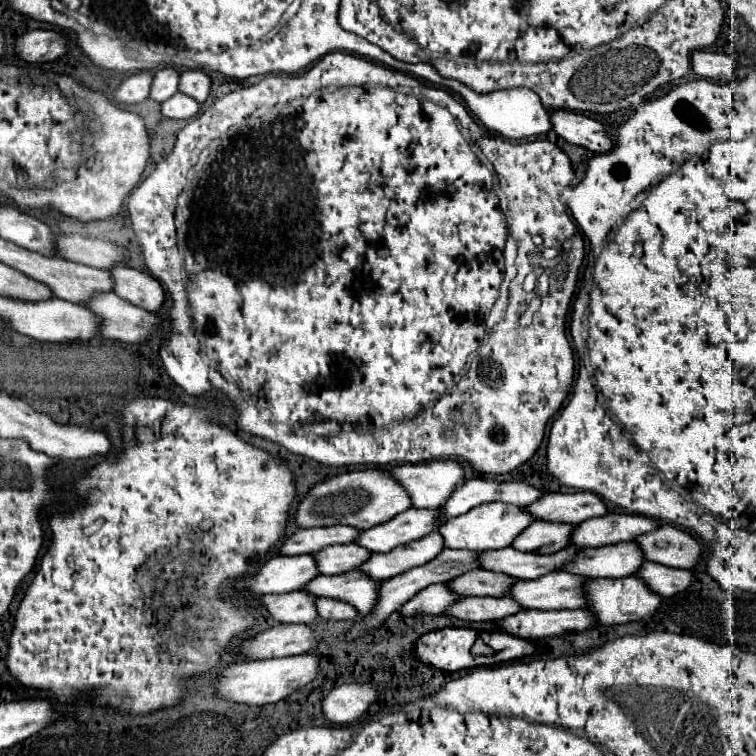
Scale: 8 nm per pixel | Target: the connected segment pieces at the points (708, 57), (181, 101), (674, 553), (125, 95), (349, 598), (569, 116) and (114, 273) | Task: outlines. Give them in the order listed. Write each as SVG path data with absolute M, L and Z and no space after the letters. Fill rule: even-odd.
M695 51L691 55L691 67L697 77L711 79L711 81L727 81L735 77L733 59L727 53Z
M175 93L171 99L161 103L161 113L167 119L189 119L199 113L199 105L197 105L197 101L189 99L187 95Z
M661 525L635 539L643 559L675 569L691 569L701 557L701 543L673 525Z
M135 73L129 75L115 91L113 91L113 101L119 105L135 105L141 103L149 97L149 87L153 81L153 73Z
M347 571L333 577L317 575L301 591L313 597L345 601L357 607L361 613L369 611L369 607L373 607L373 599L377 599L377 583L373 583L373 579L361 577L361 571Z
M563 109L553 111L551 125L559 137L563 137L565 141L569 141L573 145L585 147L589 151L603 153L613 147L609 135L605 133L605 127L599 121L589 119L581 113L571 113L571 111L563 111Z
M113 265L107 271L111 273L113 293L117 297L121 297L141 309L147 309L147 311L161 309L161 305L165 301L165 293L163 293L161 285L157 283L157 279L153 279L149 273L131 269L127 265Z

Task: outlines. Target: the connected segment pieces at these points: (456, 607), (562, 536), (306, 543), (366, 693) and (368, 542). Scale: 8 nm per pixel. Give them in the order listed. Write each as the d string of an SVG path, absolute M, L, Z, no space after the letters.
M469 597L455 601L443 615L461 621L499 621L513 615L517 609L521 611L509 597Z
M533 521L525 531L521 531L521 535L517 535L517 539L513 539L511 547L517 551L551 555L569 545L569 531L573 531L573 527L567 523Z
M335 525L335 527L317 527L317 529L299 529L291 537L285 539L285 543L279 547L277 555L309 555L315 551L321 551L329 545L337 543L349 543L349 541L337 541L343 537L357 535L359 529L345 527L345 525Z
M341 685L323 699L323 715L337 725L355 721L379 697L373 685Z
M407 509L397 517L389 519L387 523L361 531L355 543L359 547L365 547L371 553L387 553L387 551L393 551L393 547L411 543L413 539L421 539L421 535L427 535L429 531L439 529L441 523L443 521L439 519L439 509L435 511Z

